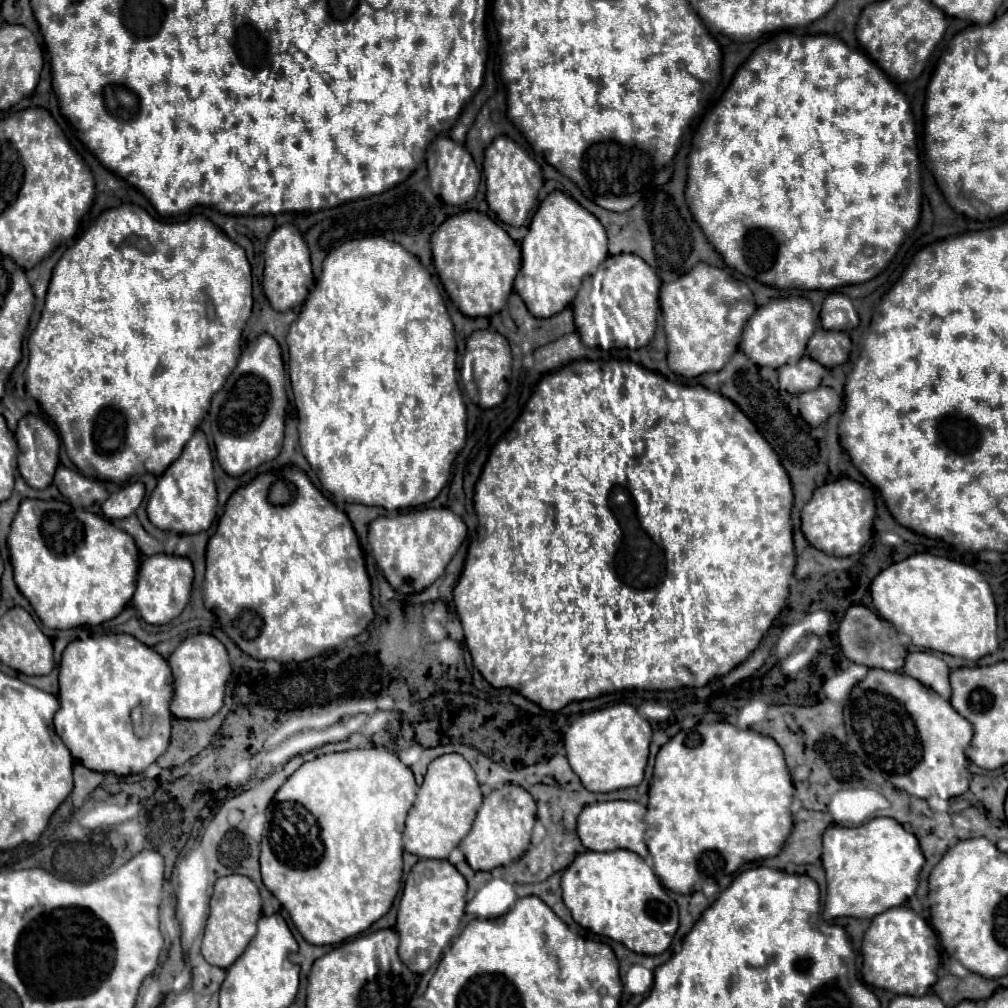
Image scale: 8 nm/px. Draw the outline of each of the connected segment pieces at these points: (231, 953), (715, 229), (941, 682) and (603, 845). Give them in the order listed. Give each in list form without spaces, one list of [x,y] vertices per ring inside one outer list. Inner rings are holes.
[[[228,875],[216,881],[214,895],[210,899],[210,915],[202,939],[202,955],[210,965],[228,969],[240,953],[244,953],[248,941],[256,933],[256,923],[262,915],[262,899],[258,887],[244,875]]]
[[[778,33],[774,35],[774,39],[768,39],[766,43],[762,43],[754,53],[752,57],[736,71],[734,79],[732,79],[732,85],[726,89],[720,103],[704,115],[700,125],[698,125],[698,131],[694,135],[694,141],[692,141],[692,151],[690,151],[690,167],[688,167],[688,183],[686,183],[686,201],[696,223],[700,225],[702,233],[706,235],[706,239],[710,241],[710,245],[724,257],[724,263],[736,271],[740,271],[742,275],[748,275],[748,277],[754,277],[758,279],[760,283],[764,285],[770,285],[766,287],[778,287],[778,297],[787,296],[787,290],[780,289],[808,289],[808,291],[824,291],[824,299],[830,294],[835,292],[834,290],[839,287],[858,285],[874,279],[876,275],[880,275],[888,263],[892,261],[892,257],[896,255],[898,247],[902,245],[904,237],[916,227],[916,223],[920,219],[920,168],[919,157],[916,153],[916,124],[912,119],[912,113],[910,113],[910,105],[906,101],[906,97],[901,93],[897,87],[892,83],[886,73],[868,57],[864,55],[862,51],[856,51],[856,49],[850,49],[842,39],[838,37],[832,37],[832,35],[794,35],[794,33]]]
[[[930,651],[908,653],[906,665],[902,671],[914,677],[916,681],[920,681],[922,685],[928,685],[930,689],[934,689],[940,697],[950,699],[950,683],[948,683],[950,667],[934,653]]]
[[[604,801],[586,805],[578,817],[578,837],[588,851],[614,851],[614,849],[628,849],[638,853],[640,857],[648,855],[644,843],[646,831],[646,807],[638,801]]]

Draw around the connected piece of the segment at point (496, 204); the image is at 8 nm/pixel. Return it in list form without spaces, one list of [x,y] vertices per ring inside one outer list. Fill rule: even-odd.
[[[500,135],[484,151],[483,176],[486,177],[486,201],[490,209],[500,217],[500,221],[520,227],[536,205],[538,189],[544,183],[538,163],[516,141],[506,135]]]

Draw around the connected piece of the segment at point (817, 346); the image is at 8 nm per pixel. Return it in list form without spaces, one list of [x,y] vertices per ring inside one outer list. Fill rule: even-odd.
[[[818,329],[806,349],[806,355],[814,361],[820,361],[824,367],[832,369],[844,365],[850,357],[850,337],[846,333]]]

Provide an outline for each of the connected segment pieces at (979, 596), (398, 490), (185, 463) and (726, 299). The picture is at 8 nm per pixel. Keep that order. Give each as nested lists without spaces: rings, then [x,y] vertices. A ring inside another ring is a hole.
[[[916,553],[880,571],[872,581],[872,603],[880,617],[906,633],[914,645],[976,661],[998,649],[996,605],[982,573],[966,563]]]
[[[364,237],[352,239],[330,251],[324,259],[322,275],[316,287],[310,291],[298,319],[288,331],[288,377],[294,395],[294,403],[300,419],[298,425],[299,443],[304,457],[308,459],[312,471],[318,475],[322,487],[334,497],[336,503],[360,503],[384,507],[388,511],[398,511],[406,507],[418,507],[438,497],[438,493],[448,483],[452,463],[466,443],[466,407],[456,381],[456,339],[454,325],[444,307],[442,295],[432,281],[432,275],[424,265],[408,253],[400,243],[388,241],[384,237]]]
[[[198,429],[182,455],[162,473],[156,489],[148,501],[148,517],[150,521],[164,531],[174,533],[200,533],[206,531],[216,517],[216,485],[214,485],[214,469],[212,455],[206,441],[206,435]]]
[[[698,263],[676,281],[662,283],[660,309],[668,341],[668,367],[682,377],[698,377],[708,371],[720,371],[734,355],[756,303],[744,281],[734,279],[720,267]]]

